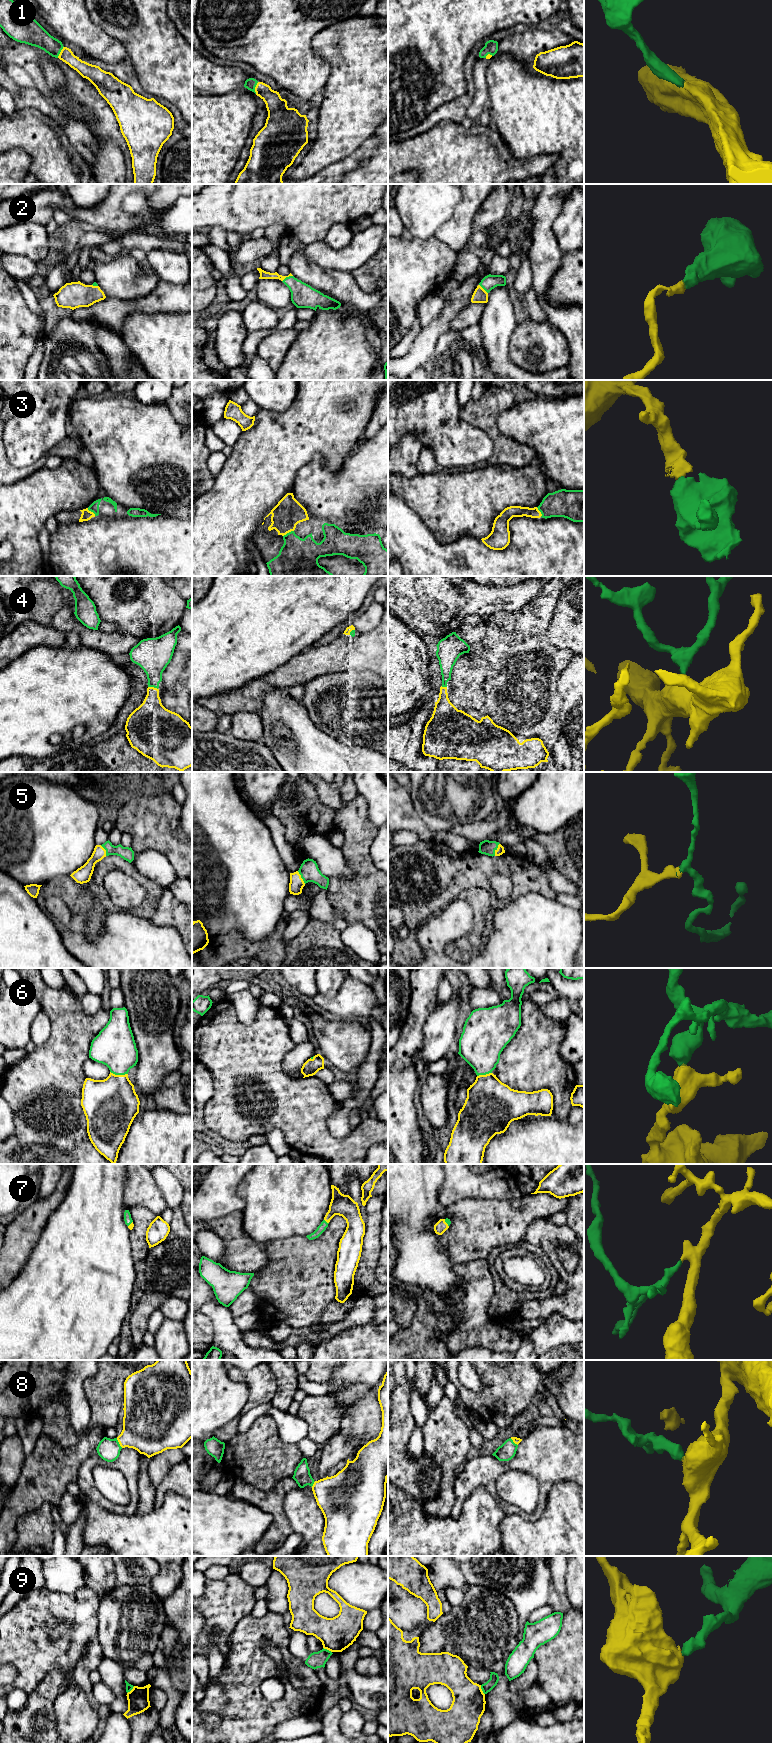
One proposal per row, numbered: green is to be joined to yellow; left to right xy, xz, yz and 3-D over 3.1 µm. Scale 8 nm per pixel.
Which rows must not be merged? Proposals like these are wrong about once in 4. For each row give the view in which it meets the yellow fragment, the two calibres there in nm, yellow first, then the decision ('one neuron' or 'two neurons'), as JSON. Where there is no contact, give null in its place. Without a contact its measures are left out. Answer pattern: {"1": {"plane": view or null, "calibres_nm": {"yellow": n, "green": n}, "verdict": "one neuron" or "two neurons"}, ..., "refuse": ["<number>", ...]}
{"1": {"plane": "xz", "calibres_nm": {"yellow": 170, "green": 90}, "verdict": "one neuron"}, "2": {"plane": "xz", "calibres_nm": {"yellow": 60, "green": 190}, "verdict": "one neuron"}, "3": {"plane": "xz", "calibres_nm": {"yellow": 220, "green": 320}, "verdict": "one neuron"}, "4": {"plane": "xy", "calibres_nm": {"yellow": 280, "green": 260}, "verdict": "one neuron"}, "5": {"plane": "yz", "calibres_nm": {"yellow": 70, "green": 120}, "verdict": "one neuron"}, "6": {"plane": "xy", "calibres_nm": {"yellow": 420, "green": 320}, "verdict": "one neuron"}, "7": {"plane": "xz", "calibres_nm": {"yellow": 180, "green": 70}, "verdict": "one neuron"}, "8": {"plane": "xy", "calibres_nm": {"yellow": 380, "green": 180}, "verdict": "one neuron"}, "9": {"plane": "yz", "calibres_nm": {"yellow": 260, "green": 80}, "verdict": "two neurons"}, "refuse": ["9"]}

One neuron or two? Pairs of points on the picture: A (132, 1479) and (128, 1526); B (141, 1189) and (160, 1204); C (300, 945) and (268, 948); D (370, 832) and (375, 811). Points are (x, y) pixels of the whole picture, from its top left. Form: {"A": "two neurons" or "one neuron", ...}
{"A": "two neurons", "B": "one neuron", "C": "two neurons", "D": "two neurons"}

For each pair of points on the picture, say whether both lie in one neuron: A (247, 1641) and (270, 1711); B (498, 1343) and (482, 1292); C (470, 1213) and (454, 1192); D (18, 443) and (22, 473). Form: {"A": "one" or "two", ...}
{"A": "one", "B": "one", "C": "two", "D": "two"}

